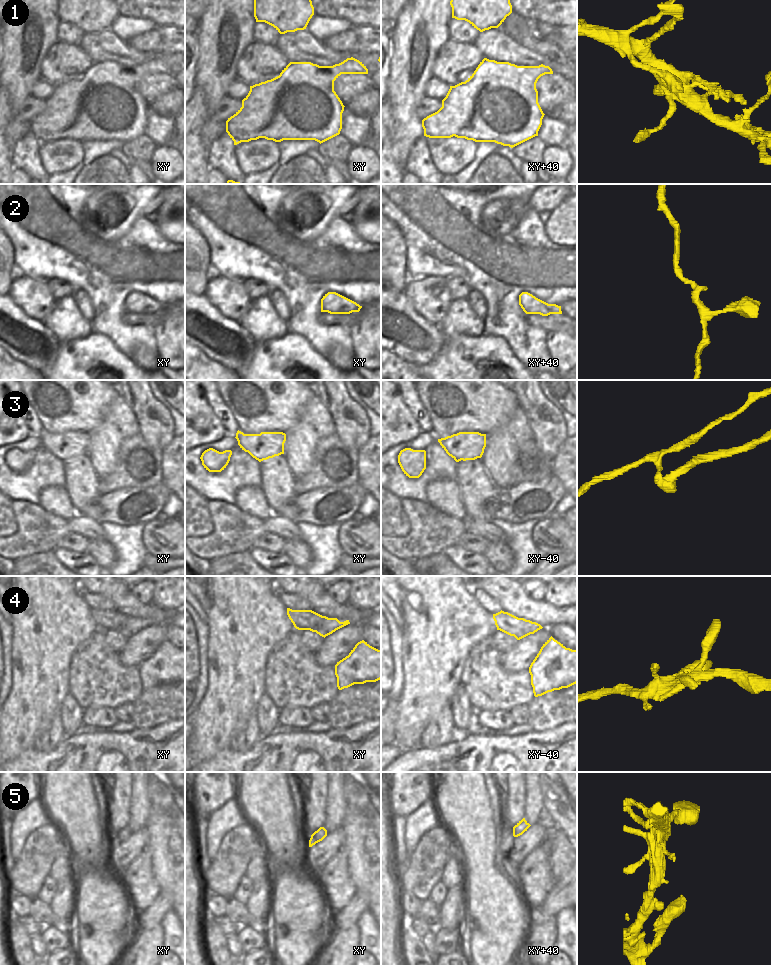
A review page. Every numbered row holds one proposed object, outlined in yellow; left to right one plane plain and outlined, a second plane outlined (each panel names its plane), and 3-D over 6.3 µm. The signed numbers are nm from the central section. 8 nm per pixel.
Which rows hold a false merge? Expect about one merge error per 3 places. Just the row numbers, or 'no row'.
3, 5

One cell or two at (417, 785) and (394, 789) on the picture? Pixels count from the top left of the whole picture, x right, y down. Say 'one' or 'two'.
one

